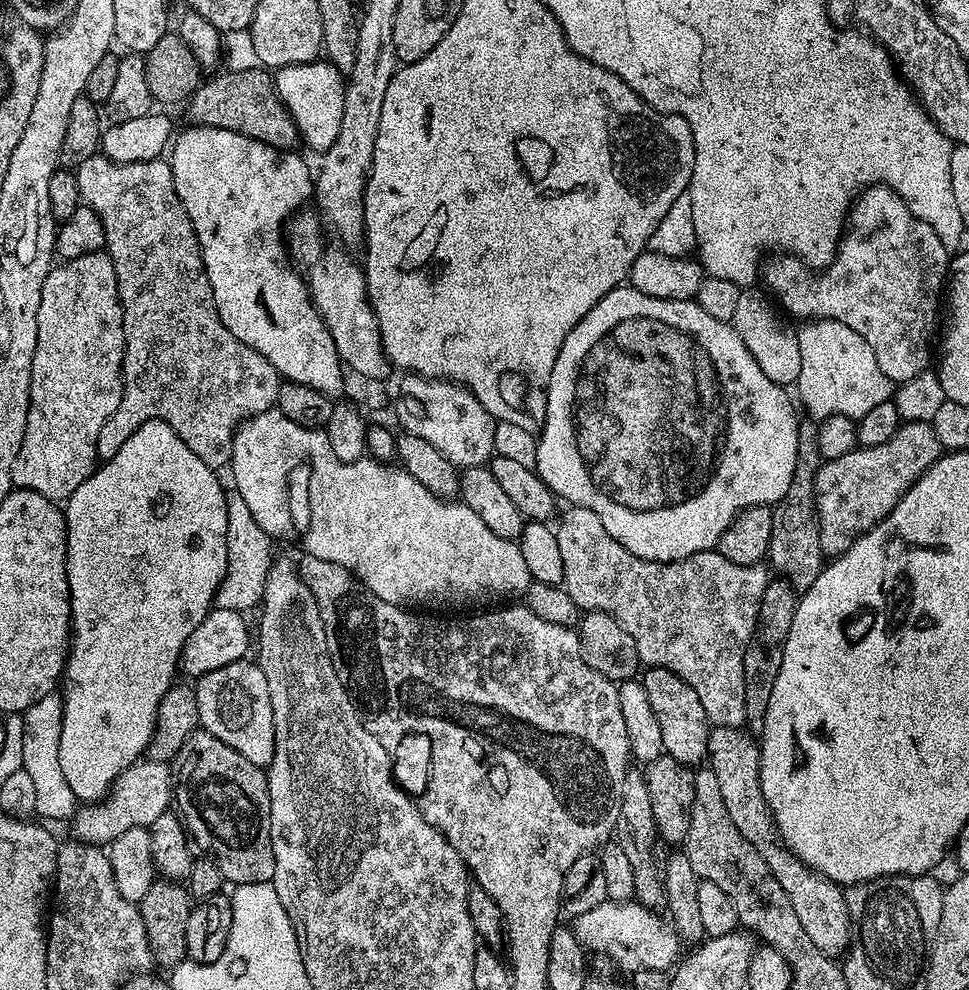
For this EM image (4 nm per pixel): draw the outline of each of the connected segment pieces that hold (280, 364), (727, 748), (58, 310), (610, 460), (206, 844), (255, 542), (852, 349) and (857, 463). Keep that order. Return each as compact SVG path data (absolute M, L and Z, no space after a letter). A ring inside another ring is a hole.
M188 126L171 145L170 163L174 190L194 226L204 259L204 273L210 282L222 326L226 326L238 342L246 342L246 346L258 350L258 354L262 354L285 381L293 380L336 398L344 388L346 369L340 362L334 338L330 338L330 330L308 293L305 277L301 273L299 276L288 265L290 256L284 237L286 225L290 217L299 213L307 205L304 203L307 200L309 203L314 196L313 169L308 169L307 162L296 154L292 150L271 148L242 134L234 134L234 130Z
M713 727L708 734L706 760L712 773L718 777L722 803L730 814L730 822L734 822L742 838L753 844L782 890L786 890L786 898L790 898L790 906L794 906L798 922L802 922L806 934L810 934L810 942L814 942L822 954L833 958L843 957L854 935L844 888L806 866L778 839L776 823L772 821L772 812L760 785L760 746L757 737L744 728Z
M107 251L91 252L90 254L82 254L73 260L66 260L57 263L55 267L49 271L48 276L42 282L42 302L38 302L38 342L34 346L34 362L32 363L32 373L30 374L30 406L28 407L28 417L26 418L26 434L22 438L22 450L18 450L18 458L12 467L12 483L17 488L25 488L26 490L34 490L38 494L42 494L46 498L57 502L67 501L68 497L74 494L74 490L78 490L78 486L82 486L82 482L86 482L86 478L91 476L98 467L98 457L96 454L96 443L98 442L98 434L102 434L102 426L106 426L106 422L114 414L114 410L118 410L118 402L122 402L122 390L124 389L124 315L122 314L122 306L118 298L118 286L116 285L116 275L114 274L114 262L108 256Z
M621 286L602 297L598 306L594 306L594 310L590 310L590 314L586 314L586 318L582 318L582 322L578 322L570 334L566 334L566 342L562 342L562 350L558 350L558 358L550 374L546 418L536 441L534 467L553 496L561 501L569 500L569 505L594 510L594 514L598 514L598 522L606 526L606 534L610 534L614 542L626 546L630 554L650 562L669 564L688 558L690 554L715 549L722 534L743 508L759 504L774 506L783 498L786 490L790 490L790 478L794 478L794 466L798 458L798 429L801 421L796 420L797 405L793 397L788 397L786 393L783 387L772 382L762 372L733 325L718 318L710 318L710 314L706 314L706 310L702 310L695 299L663 300L648 297L634 287Z
M197 730L174 761L174 804L191 843L218 866L229 885L272 881L276 859L272 853L270 790L265 769L246 762L238 750L226 746L214 734Z
M234 490L229 491L226 502L228 565L220 588L216 591L215 607L248 614L252 607L255 609L263 601L266 578L274 559L272 544L274 544L273 537L268 536L266 530L262 530L262 526L258 526L258 522L254 522L254 514L250 514L250 509L246 507L242 494L238 494Z
M813 319L803 329L799 329L801 344L802 368L794 385L795 395L800 395L799 403L809 412L811 419L821 422L830 415L848 416L859 421L874 406L892 400L894 382L882 374L874 350L850 326L837 320ZM813 323L813 324L812 324Z
M910 420L882 446L859 446L841 457L824 460L816 471L816 517L820 523L820 542L825 557L841 556L861 532L869 532L898 506L904 492L940 459L942 449L931 423Z

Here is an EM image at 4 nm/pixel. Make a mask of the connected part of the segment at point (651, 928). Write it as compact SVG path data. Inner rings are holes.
M606 899L602 906L594 906L594 910L586 910L586 914L575 917L574 931L589 953L609 956L625 974L638 970L668 972L675 969L681 959L682 941L672 924L661 916L639 902Z

